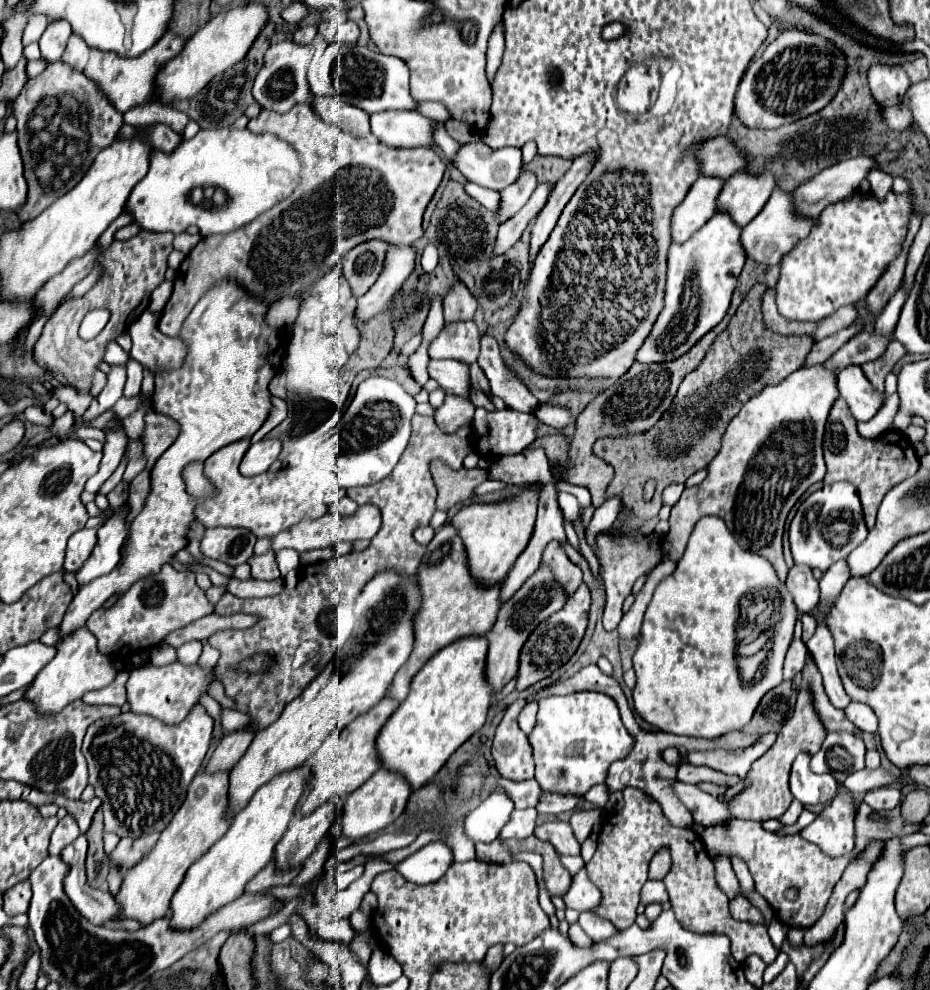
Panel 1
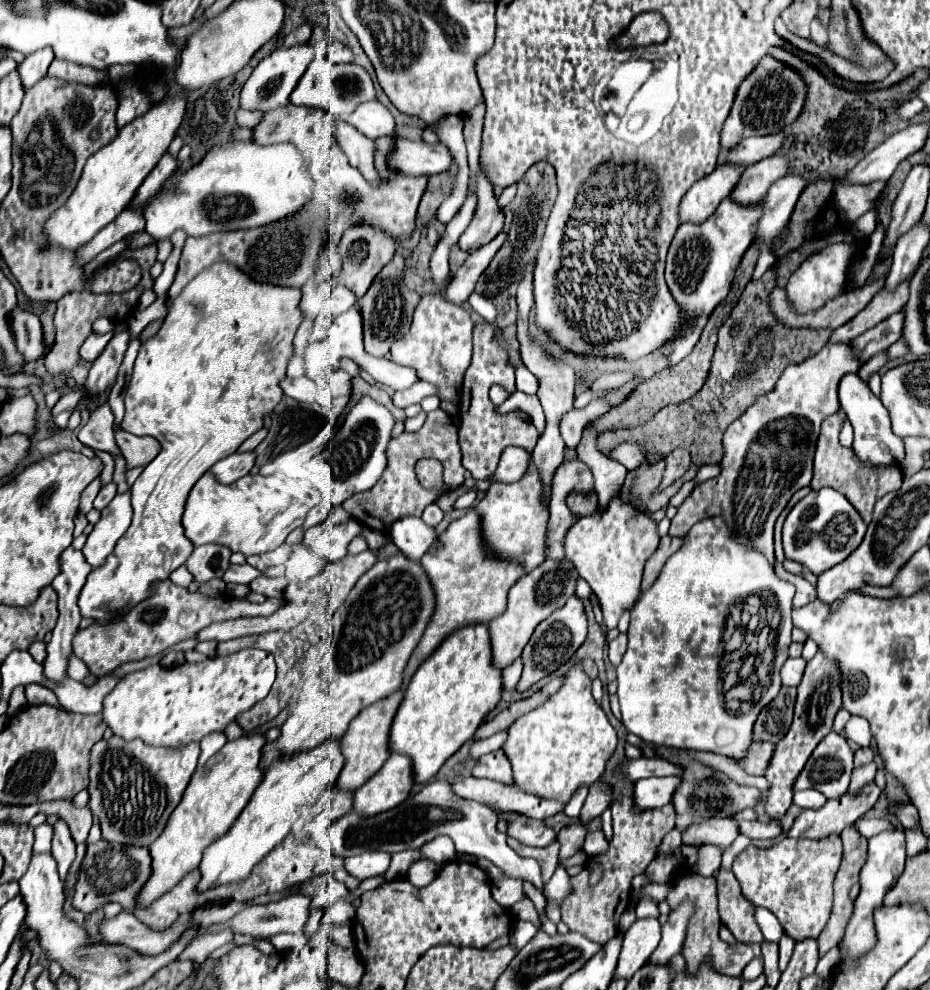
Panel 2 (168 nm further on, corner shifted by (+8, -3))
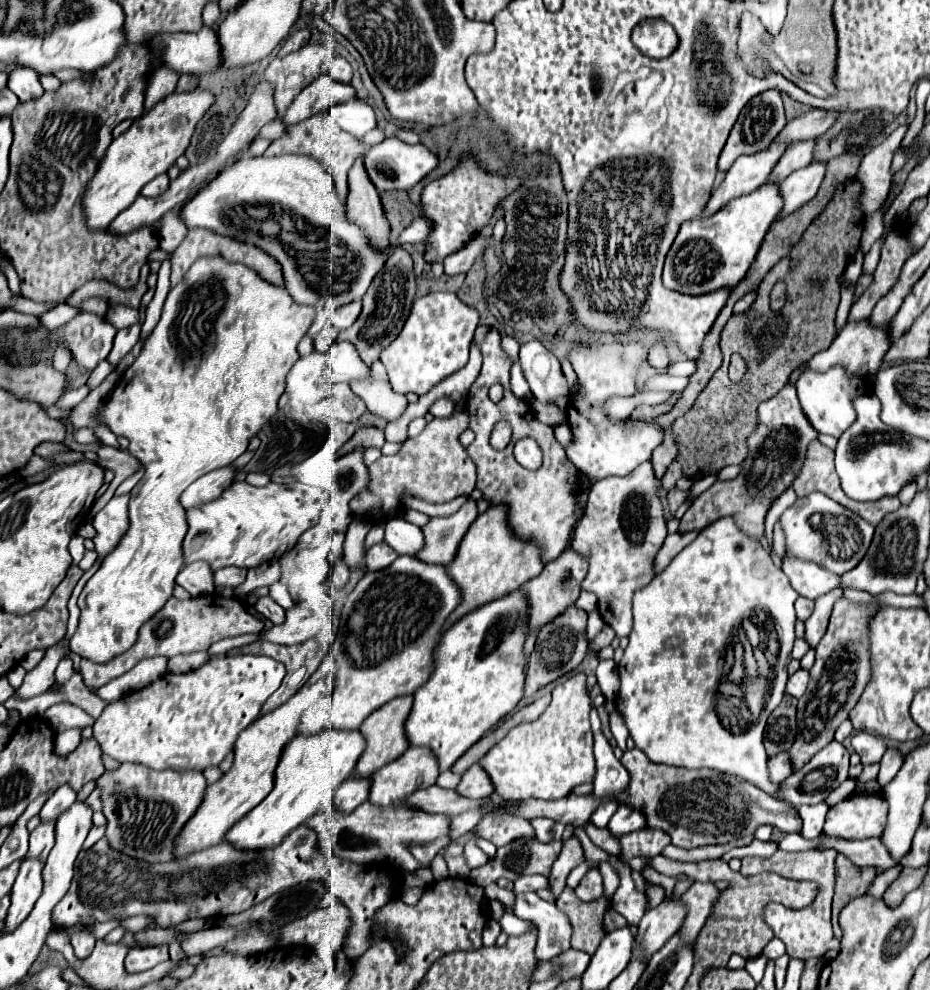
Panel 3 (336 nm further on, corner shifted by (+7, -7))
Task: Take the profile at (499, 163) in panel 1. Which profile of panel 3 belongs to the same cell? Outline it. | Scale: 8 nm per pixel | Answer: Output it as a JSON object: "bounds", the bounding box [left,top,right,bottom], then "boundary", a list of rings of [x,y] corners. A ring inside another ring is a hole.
{"bounds":[365,136,439,192],"boundary":[[[397,136],[385,138],[381,144],[377,144],[375,148],[371,148],[365,154],[365,166],[367,166],[367,174],[373,180],[373,184],[377,186],[377,190],[385,192],[391,188],[399,188],[399,190],[409,190],[413,188],[419,180],[423,180],[431,170],[435,170],[439,164],[437,154],[433,154],[431,150],[427,150],[423,144],[405,144],[403,140],[399,140]]]}

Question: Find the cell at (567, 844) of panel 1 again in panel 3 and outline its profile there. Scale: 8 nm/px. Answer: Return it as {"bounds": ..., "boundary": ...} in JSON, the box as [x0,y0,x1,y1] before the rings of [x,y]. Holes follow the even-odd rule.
{"bounds":[477,814,535,846],"boundary":[[[489,814],[483,818],[477,828],[481,838],[491,840],[495,846],[505,846],[511,840],[517,838],[535,838],[535,830],[531,822],[525,822],[521,818],[513,818],[509,814]]]}

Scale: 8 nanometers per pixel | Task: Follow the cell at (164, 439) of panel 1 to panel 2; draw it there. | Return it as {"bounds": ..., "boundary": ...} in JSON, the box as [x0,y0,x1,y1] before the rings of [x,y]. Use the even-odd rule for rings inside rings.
{"bounds":[114,430,160,470],"boundary":[[[116,430],[114,438],[120,454],[126,460],[126,470],[132,470],[136,466],[146,466],[158,456],[160,444],[150,436],[132,436],[124,430]]]}

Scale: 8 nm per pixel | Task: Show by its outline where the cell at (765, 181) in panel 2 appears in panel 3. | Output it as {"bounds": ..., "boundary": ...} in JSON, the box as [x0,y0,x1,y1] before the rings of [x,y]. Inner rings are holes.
{"bounds":[769,140,815,182],"boundary":[[[809,140],[809,142],[797,142],[797,144],[789,146],[785,150],[785,154],[779,158],[779,162],[775,164],[775,168],[771,170],[769,182],[781,182],[791,172],[809,166],[813,162],[813,146],[815,146],[813,140]]]}

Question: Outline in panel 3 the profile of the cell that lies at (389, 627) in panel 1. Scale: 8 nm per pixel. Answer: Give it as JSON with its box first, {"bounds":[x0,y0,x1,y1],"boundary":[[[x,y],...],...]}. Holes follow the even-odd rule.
{"bounds":[299,556,459,734],"boundary":[[[399,556],[391,566],[367,572],[345,600],[339,632],[331,646],[337,664],[331,704],[325,712],[319,702],[307,708],[301,714],[299,734],[317,734],[327,726],[357,730],[385,702],[413,694],[433,670],[433,648],[441,640],[441,626],[459,600],[459,588],[439,564]]]}

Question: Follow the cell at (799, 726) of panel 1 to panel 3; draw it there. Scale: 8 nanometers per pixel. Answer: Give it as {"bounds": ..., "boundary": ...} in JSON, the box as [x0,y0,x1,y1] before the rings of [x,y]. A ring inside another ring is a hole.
{"bounds":[789,598,877,772],"boundary":[[[847,598],[837,600],[833,606],[829,628],[815,648],[817,658],[811,668],[809,688],[797,704],[797,738],[789,750],[793,772],[801,770],[833,740],[837,726],[847,718],[847,712],[855,706],[861,690],[869,682],[869,636],[865,630],[865,618],[869,618],[873,610],[877,608],[853,604]]]}

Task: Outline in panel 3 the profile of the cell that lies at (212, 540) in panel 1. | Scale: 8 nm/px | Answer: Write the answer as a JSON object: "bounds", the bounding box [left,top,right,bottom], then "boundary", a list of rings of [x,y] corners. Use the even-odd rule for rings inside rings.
{"bounds":[177,560,215,596],"boundary":[[[197,560],[187,564],[179,576],[177,576],[177,584],[183,586],[191,596],[205,596],[205,594],[213,594],[215,592],[215,584],[213,584],[213,570],[207,562]]]}

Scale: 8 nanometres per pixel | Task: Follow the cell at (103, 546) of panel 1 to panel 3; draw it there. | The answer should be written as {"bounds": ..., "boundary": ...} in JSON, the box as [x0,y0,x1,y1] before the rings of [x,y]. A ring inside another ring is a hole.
{"bounds":[93,494,129,560],"boundary":[[[127,494],[125,496],[113,496],[113,500],[103,510],[99,510],[93,518],[93,526],[97,530],[93,542],[95,542],[95,552],[97,552],[99,560],[115,550],[121,536],[129,528],[127,502],[129,502]]]}

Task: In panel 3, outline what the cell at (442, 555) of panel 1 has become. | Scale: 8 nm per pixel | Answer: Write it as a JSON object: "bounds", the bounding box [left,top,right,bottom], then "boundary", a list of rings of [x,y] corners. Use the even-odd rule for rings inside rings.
{"bounds":[443,506,543,630],"boundary":[[[493,506],[475,518],[475,522],[469,526],[467,534],[463,536],[455,558],[443,568],[445,568],[447,576],[461,590],[461,604],[449,614],[449,618],[443,626],[443,630],[447,630],[457,620],[461,620],[465,614],[469,614],[489,602],[505,598],[509,592],[517,590],[523,582],[541,574],[543,564],[541,564],[539,548],[531,546],[531,542],[519,540],[509,530],[507,510],[503,506]]]}

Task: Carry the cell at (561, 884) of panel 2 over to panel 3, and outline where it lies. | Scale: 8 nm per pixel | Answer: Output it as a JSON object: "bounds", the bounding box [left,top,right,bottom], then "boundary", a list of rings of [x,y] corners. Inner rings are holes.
{"bounds":[515,876,551,892],"boundary":[[[521,876],[515,880],[515,892],[527,892],[527,890],[551,890],[547,876]]]}

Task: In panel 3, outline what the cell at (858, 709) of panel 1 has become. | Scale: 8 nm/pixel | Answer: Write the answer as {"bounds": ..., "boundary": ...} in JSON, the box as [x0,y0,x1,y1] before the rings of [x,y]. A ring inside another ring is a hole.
{"bounds":[851,732,887,766],"boundary":[[[857,732],[853,738],[851,738],[851,744],[855,748],[855,752],[861,756],[861,764],[867,766],[867,764],[873,764],[873,762],[879,762],[883,752],[887,750],[883,738],[879,736],[873,736],[869,732]]]}

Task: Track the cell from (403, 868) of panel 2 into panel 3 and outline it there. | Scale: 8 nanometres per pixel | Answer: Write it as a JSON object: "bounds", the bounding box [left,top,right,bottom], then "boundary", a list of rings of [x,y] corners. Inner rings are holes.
{"bounds":[413,838,451,866],"boundary":[[[441,838],[441,842],[433,842],[433,846],[417,846],[417,848],[413,848],[413,856],[417,858],[419,864],[429,866],[433,862],[433,858],[437,856],[437,852],[441,848],[447,848],[449,842],[451,842],[449,838]]]}

